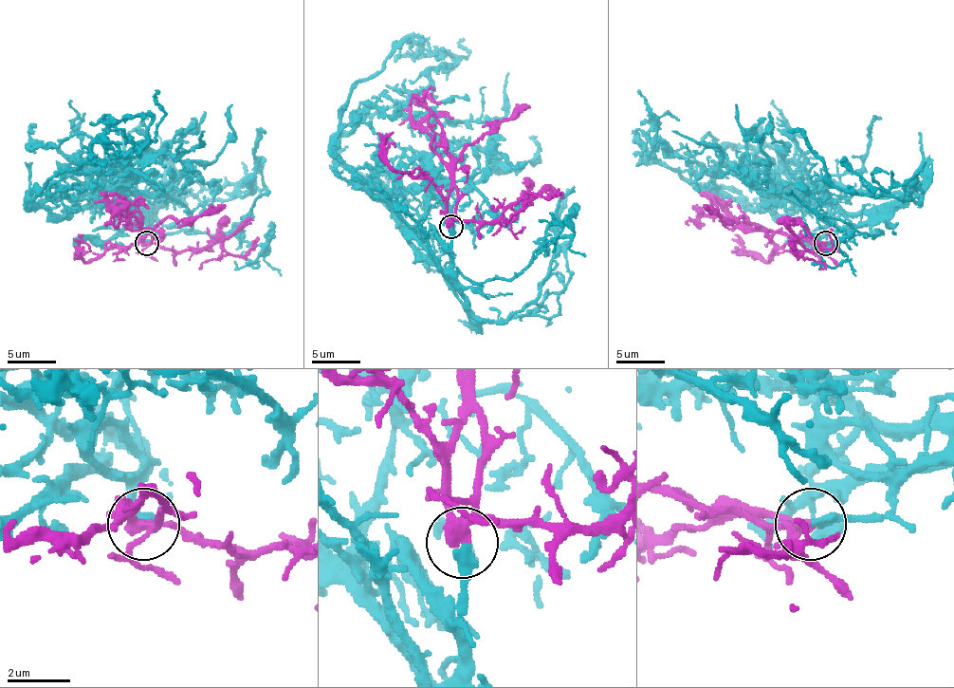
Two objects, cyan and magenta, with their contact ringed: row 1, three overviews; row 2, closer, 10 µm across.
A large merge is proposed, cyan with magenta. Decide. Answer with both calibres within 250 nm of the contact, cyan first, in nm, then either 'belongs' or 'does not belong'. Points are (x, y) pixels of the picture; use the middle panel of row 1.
340 nm thick on the cyan side, 280 nm on the other; belongs

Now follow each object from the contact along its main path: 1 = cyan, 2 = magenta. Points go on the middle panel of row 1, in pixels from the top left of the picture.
1: (451, 226), (447, 251), (434, 229), (420, 226), (432, 139), (403, 108), (439, 60), (412, 38), (425, 58)
2: (451, 226), (456, 188), (451, 180), (447, 137), (437, 118), (417, 101), (434, 89)

